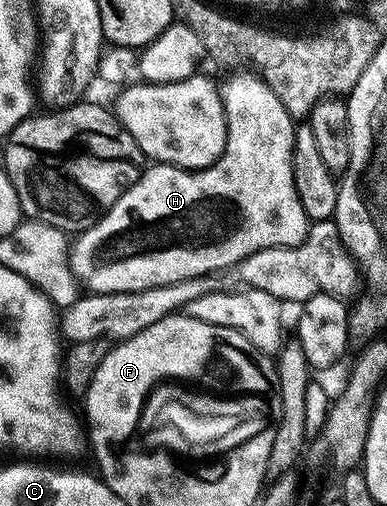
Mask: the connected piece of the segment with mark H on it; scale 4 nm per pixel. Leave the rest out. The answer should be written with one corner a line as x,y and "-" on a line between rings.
252,71
249,72
237,72
225,85
223,83
220,85
221,101
225,107
225,117
227,118
227,142
223,154
211,167
186,170
158,163
146,167
139,182
135,182
135,186
128,188
119,198
119,202
115,202
115,206
111,206
91,227
85,229
72,241
69,250
69,269
82,289
88,290
90,293
111,294
112,292
138,292
155,286
167,286
171,282
183,282
187,278
221,274
224,268
232,269
251,254
264,248
293,248
296,244
304,242
305,235
309,233
311,221
307,218
307,214
303,210
303,202
299,202
299,194
295,190
295,178
293,177
295,120
272,92
271,86
265,84
261,76

